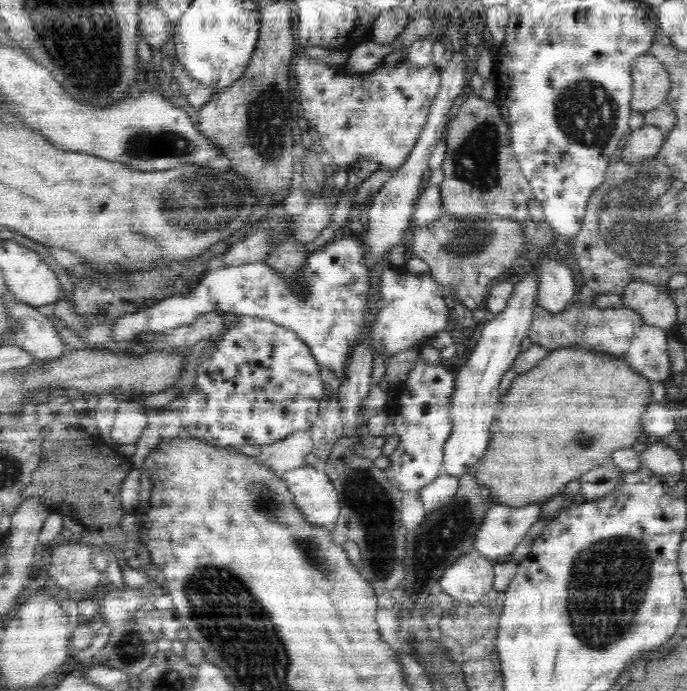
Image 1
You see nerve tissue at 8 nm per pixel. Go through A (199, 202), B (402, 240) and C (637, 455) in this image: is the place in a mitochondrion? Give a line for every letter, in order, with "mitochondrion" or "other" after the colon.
A: mitochondrion
B: other
C: other

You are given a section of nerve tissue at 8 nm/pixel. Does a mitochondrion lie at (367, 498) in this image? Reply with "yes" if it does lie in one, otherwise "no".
yes

